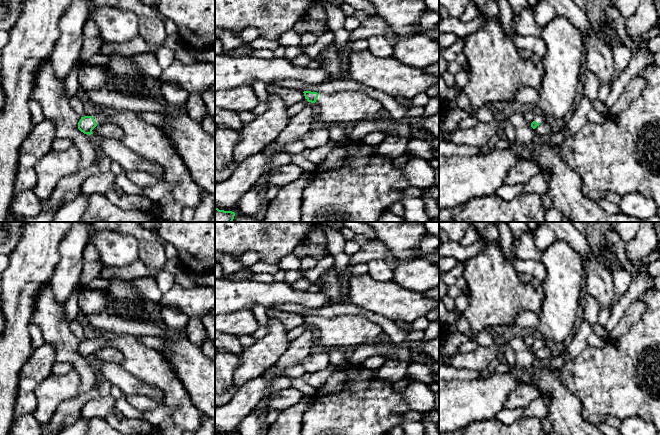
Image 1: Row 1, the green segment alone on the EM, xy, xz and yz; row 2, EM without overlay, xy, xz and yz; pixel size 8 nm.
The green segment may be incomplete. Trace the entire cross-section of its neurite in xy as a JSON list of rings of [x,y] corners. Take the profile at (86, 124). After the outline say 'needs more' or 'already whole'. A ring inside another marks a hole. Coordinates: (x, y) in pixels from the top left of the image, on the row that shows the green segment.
[[[98,105],[95,108],[92,116],[81,117],[78,122],[81,132],[91,135],[97,125],[106,122],[117,125],[124,133],[120,140],[122,144],[144,160],[160,165],[162,176],[158,180],[173,185],[172,190],[158,202],[160,217],[165,222],[181,222],[184,208],[196,209],[203,190],[195,183],[161,127],[143,120],[137,115],[138,112]]]; needs more

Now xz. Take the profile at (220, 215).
[[[215,207],[215,222],[232,222],[235,213],[232,211],[219,210]]]; already whole

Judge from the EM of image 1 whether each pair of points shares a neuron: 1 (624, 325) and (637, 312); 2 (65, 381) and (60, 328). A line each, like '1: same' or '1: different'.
1: same
2: different

